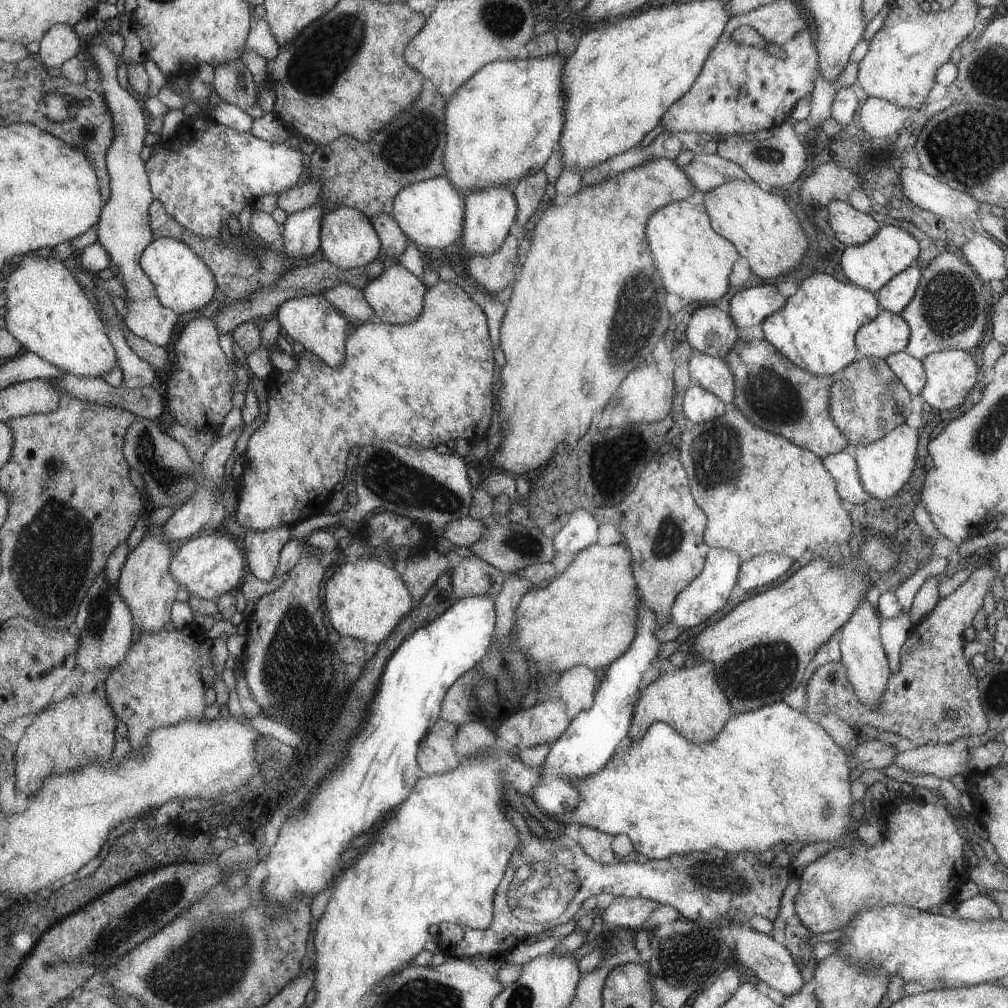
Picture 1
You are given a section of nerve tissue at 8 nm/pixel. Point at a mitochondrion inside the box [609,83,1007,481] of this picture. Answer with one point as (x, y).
(949, 301)

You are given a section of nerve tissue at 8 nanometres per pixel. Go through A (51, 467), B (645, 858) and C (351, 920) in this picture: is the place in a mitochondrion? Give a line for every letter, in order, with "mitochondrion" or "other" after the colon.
A: mitochondrion
B: other
C: other

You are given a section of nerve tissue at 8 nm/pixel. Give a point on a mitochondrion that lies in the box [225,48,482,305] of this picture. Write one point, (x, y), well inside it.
(410, 145)

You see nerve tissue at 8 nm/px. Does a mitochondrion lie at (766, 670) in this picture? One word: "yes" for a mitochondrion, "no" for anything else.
yes

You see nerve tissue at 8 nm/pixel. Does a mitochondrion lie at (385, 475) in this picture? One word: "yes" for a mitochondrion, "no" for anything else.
yes

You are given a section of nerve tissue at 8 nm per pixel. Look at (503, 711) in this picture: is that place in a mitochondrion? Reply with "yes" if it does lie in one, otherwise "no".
no

